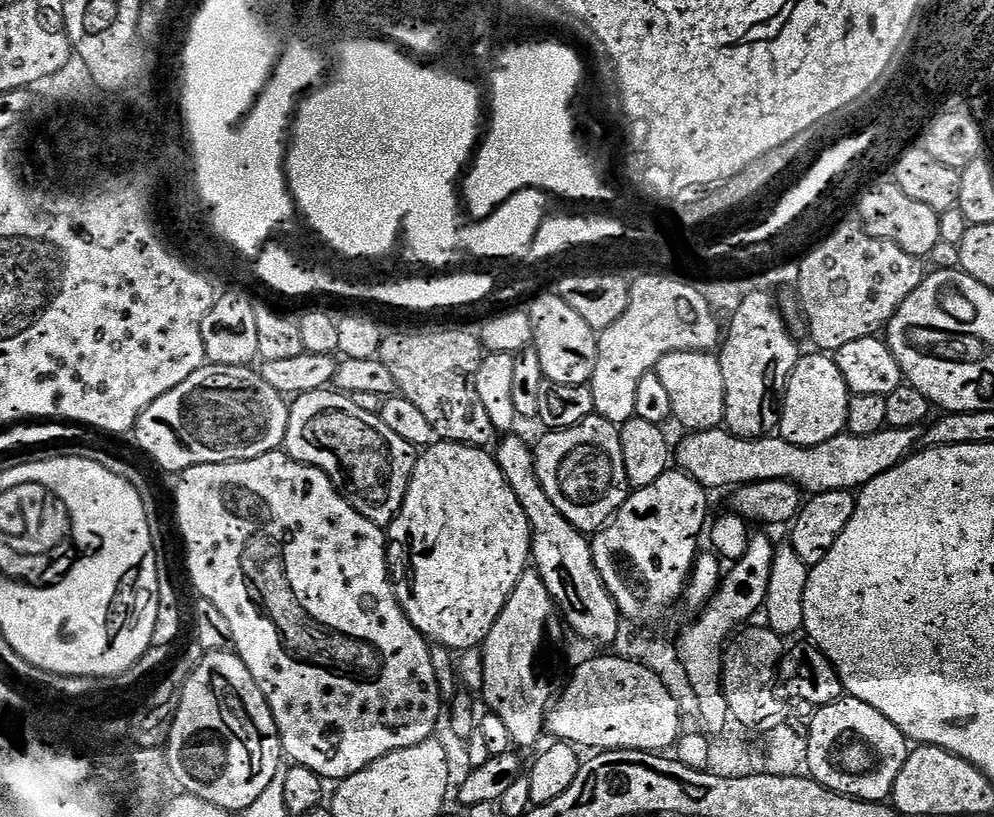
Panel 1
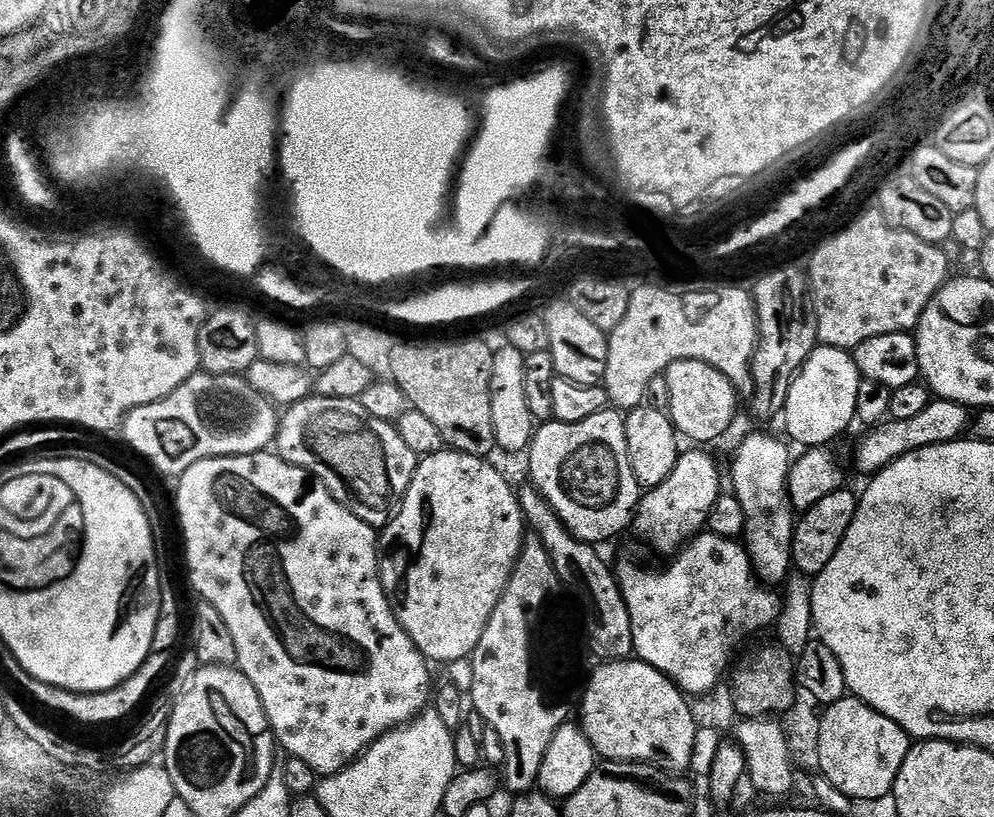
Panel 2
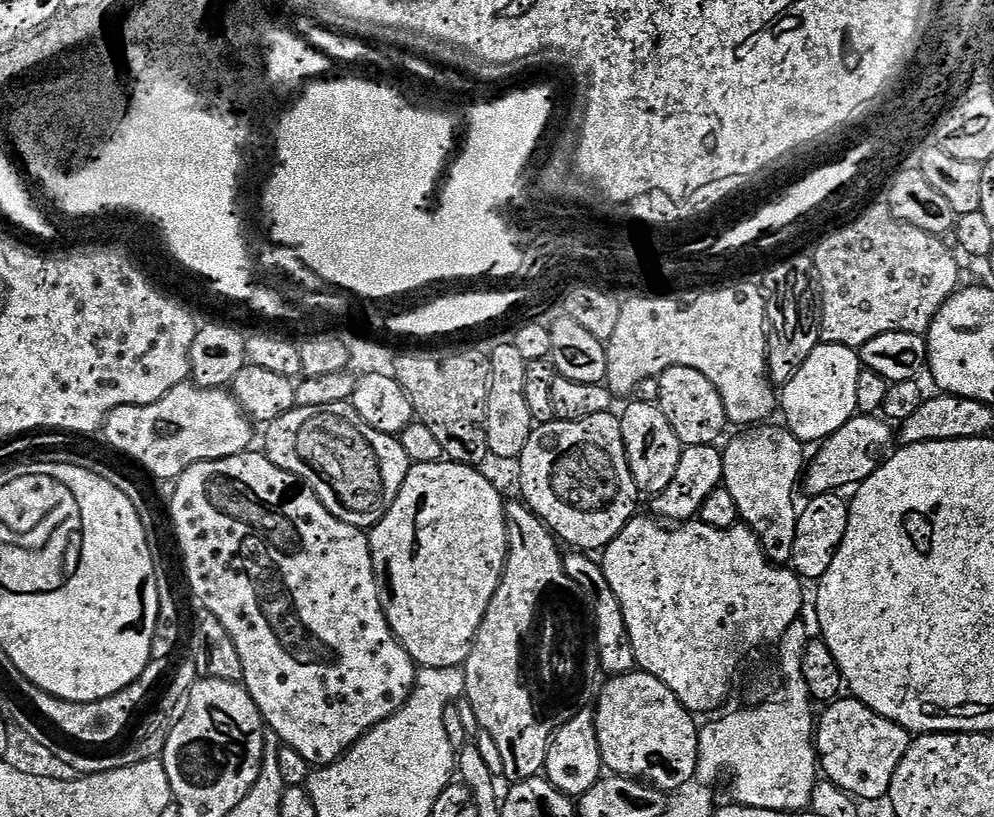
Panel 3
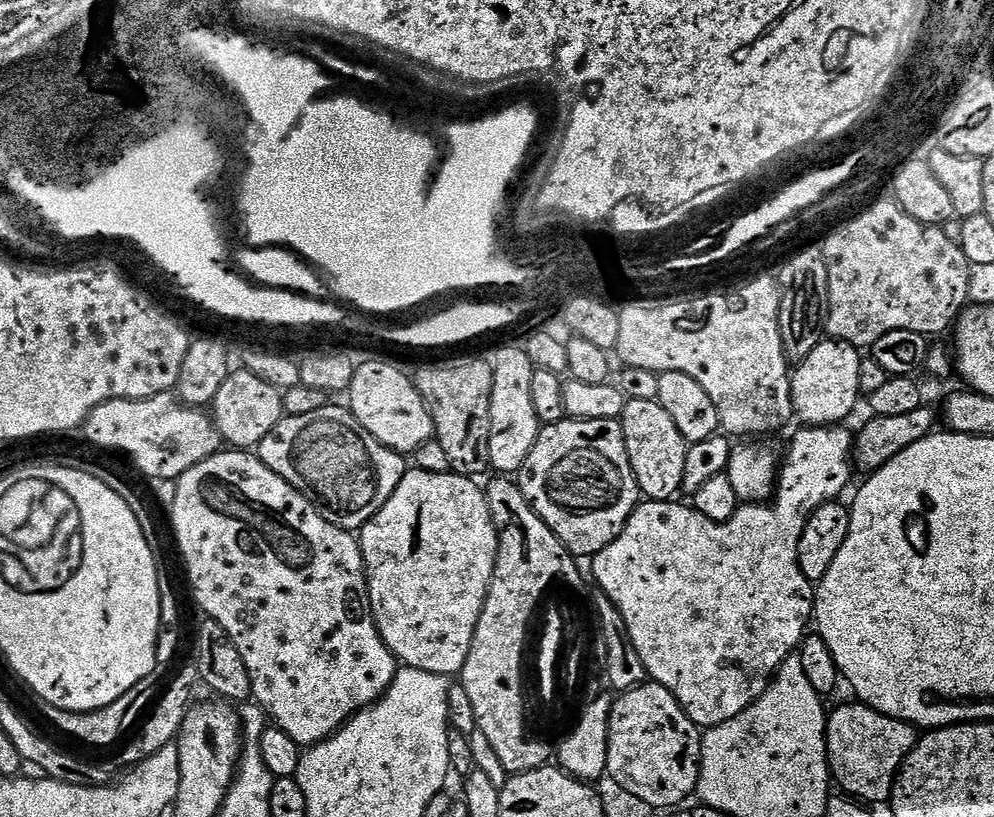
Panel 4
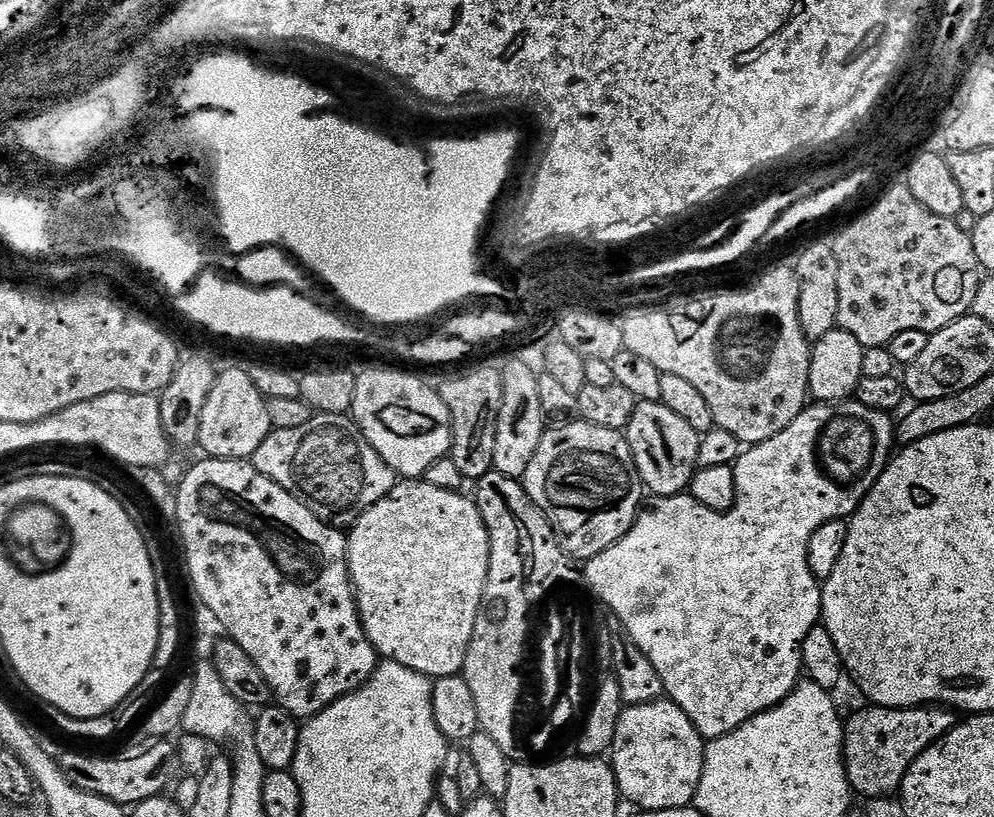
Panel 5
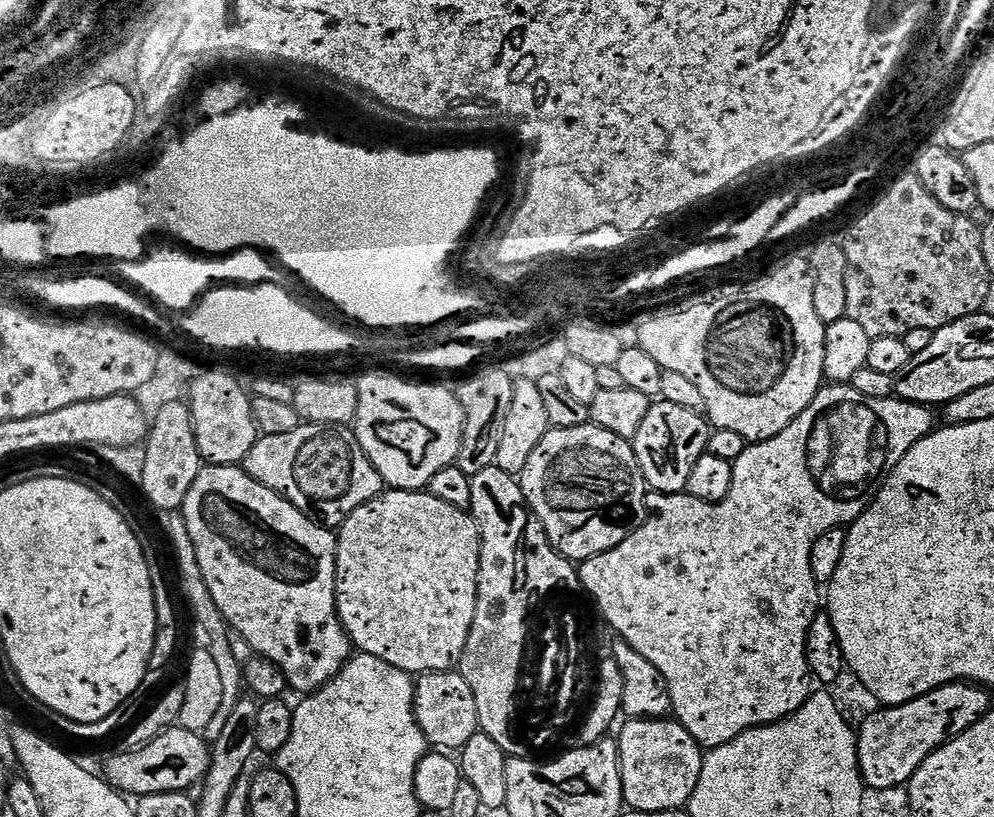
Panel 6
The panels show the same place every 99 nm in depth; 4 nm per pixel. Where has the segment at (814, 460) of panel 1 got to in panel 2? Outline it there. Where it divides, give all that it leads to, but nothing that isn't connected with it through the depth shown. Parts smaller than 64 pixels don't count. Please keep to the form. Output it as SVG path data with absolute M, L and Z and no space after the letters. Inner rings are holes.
M933 399L922 414L914 418L905 420L893 420L891 418L883 424L875 425L871 429L869 436L864 436L860 440L860 445L856 448L856 468L860 472L875 474L881 472L886 466L890 466L898 458L910 454L914 450L922 450L926 446L935 444L945 444L951 440L959 440L965 435L970 424L970 412L965 405L953 400Z

